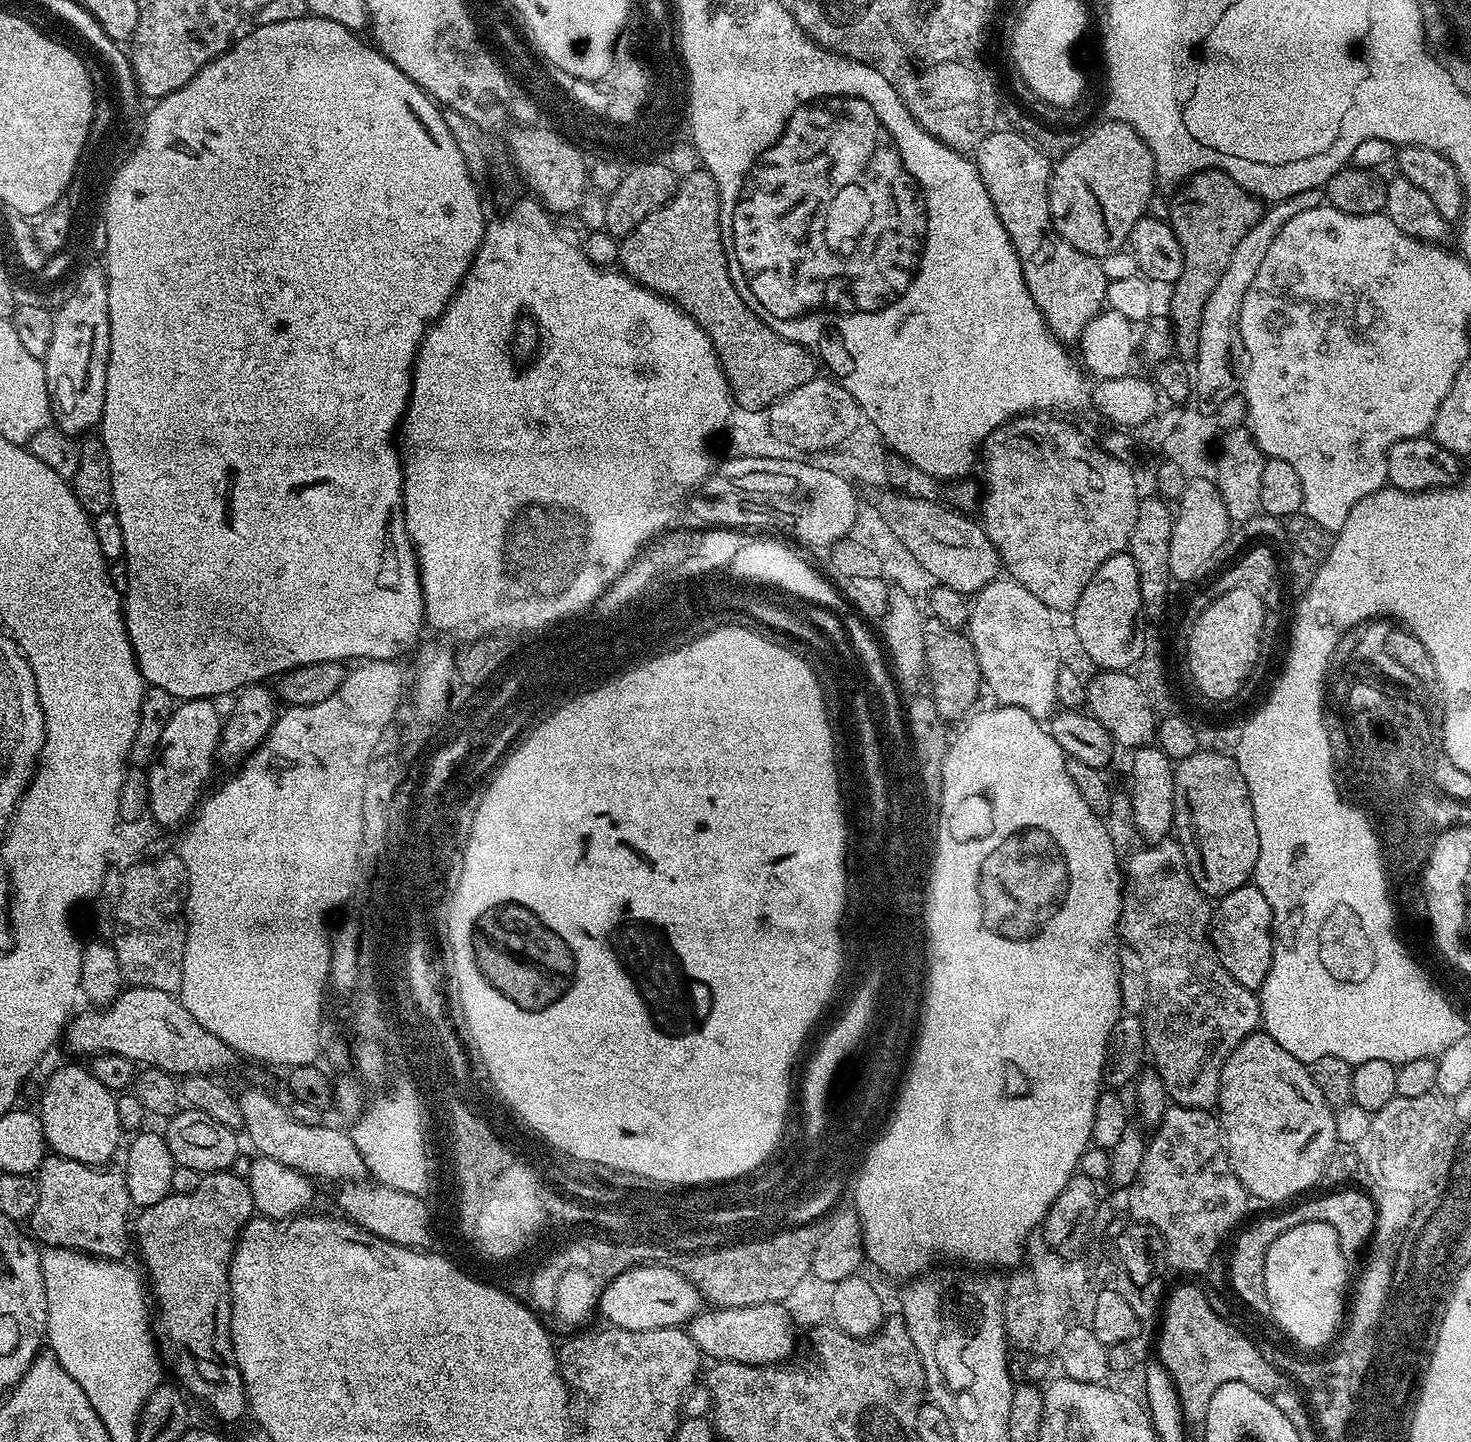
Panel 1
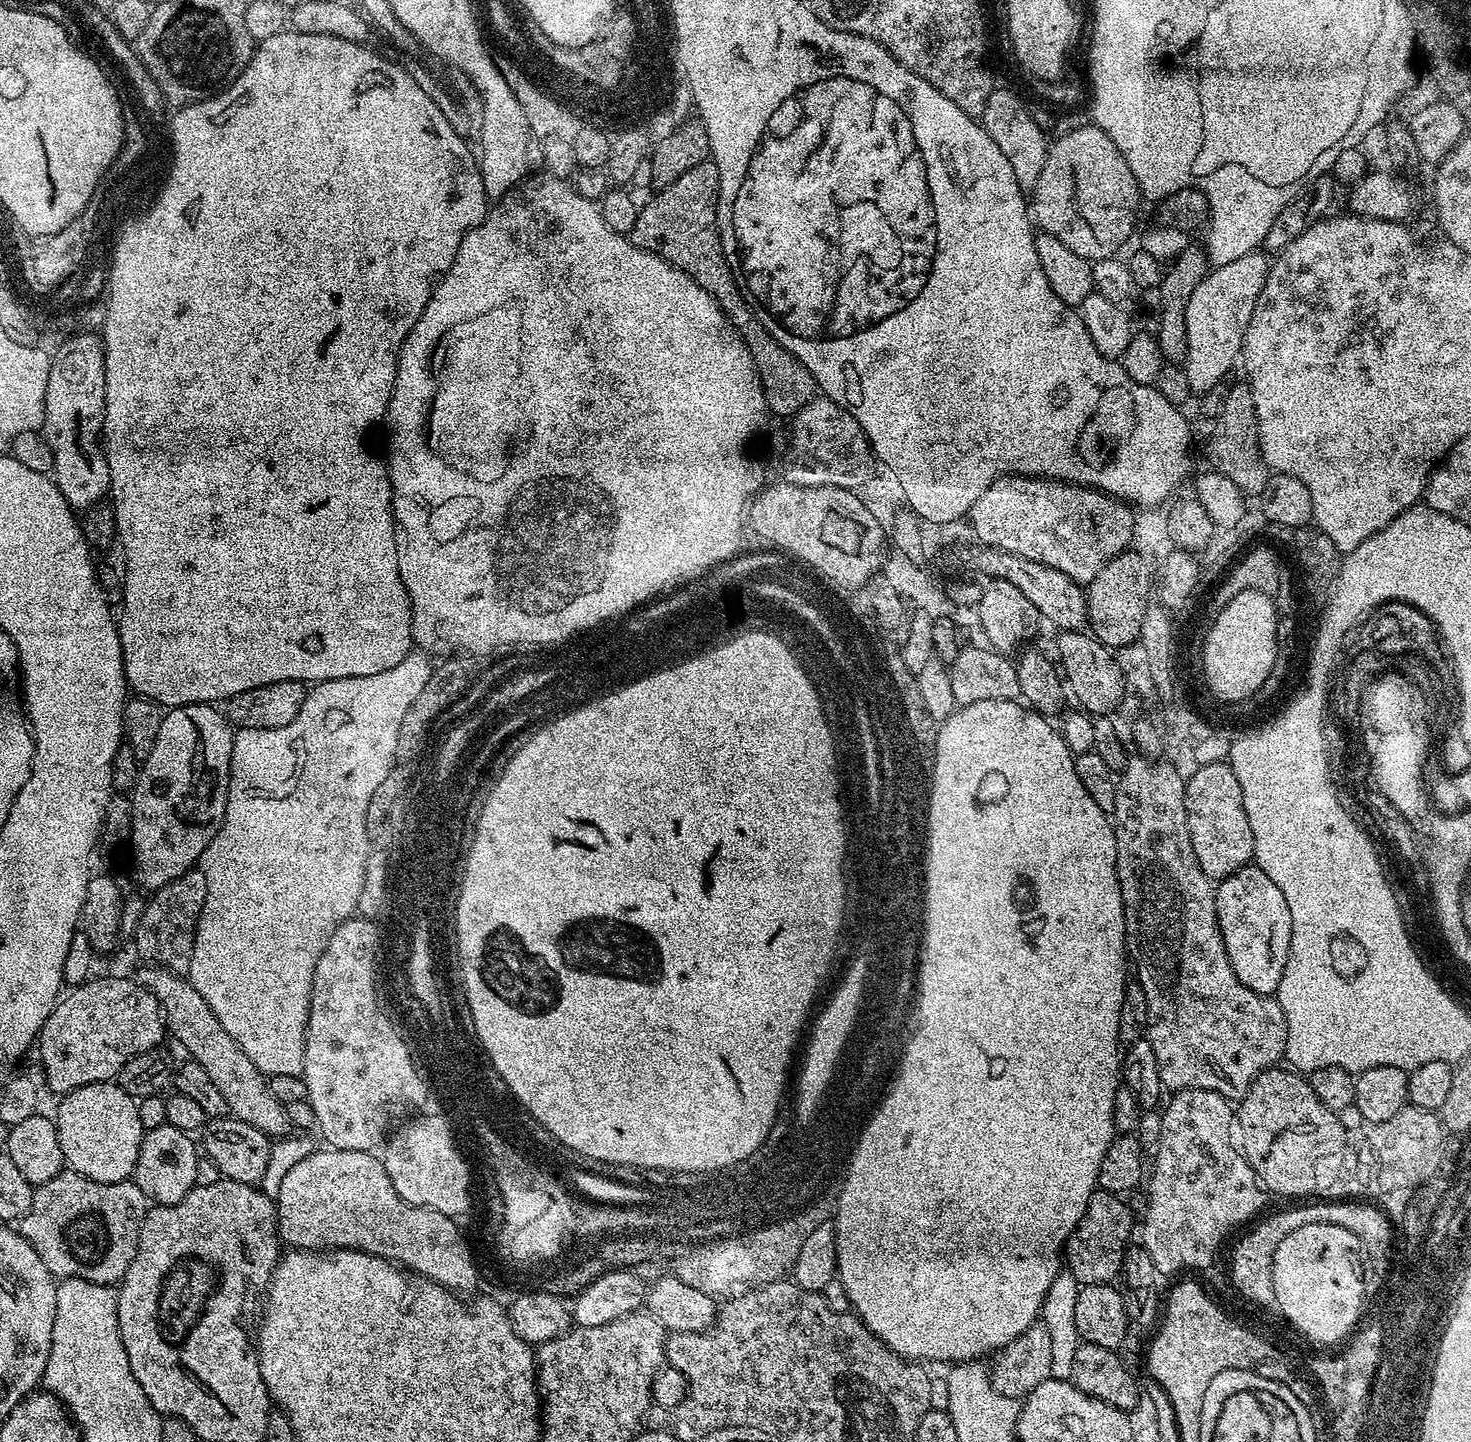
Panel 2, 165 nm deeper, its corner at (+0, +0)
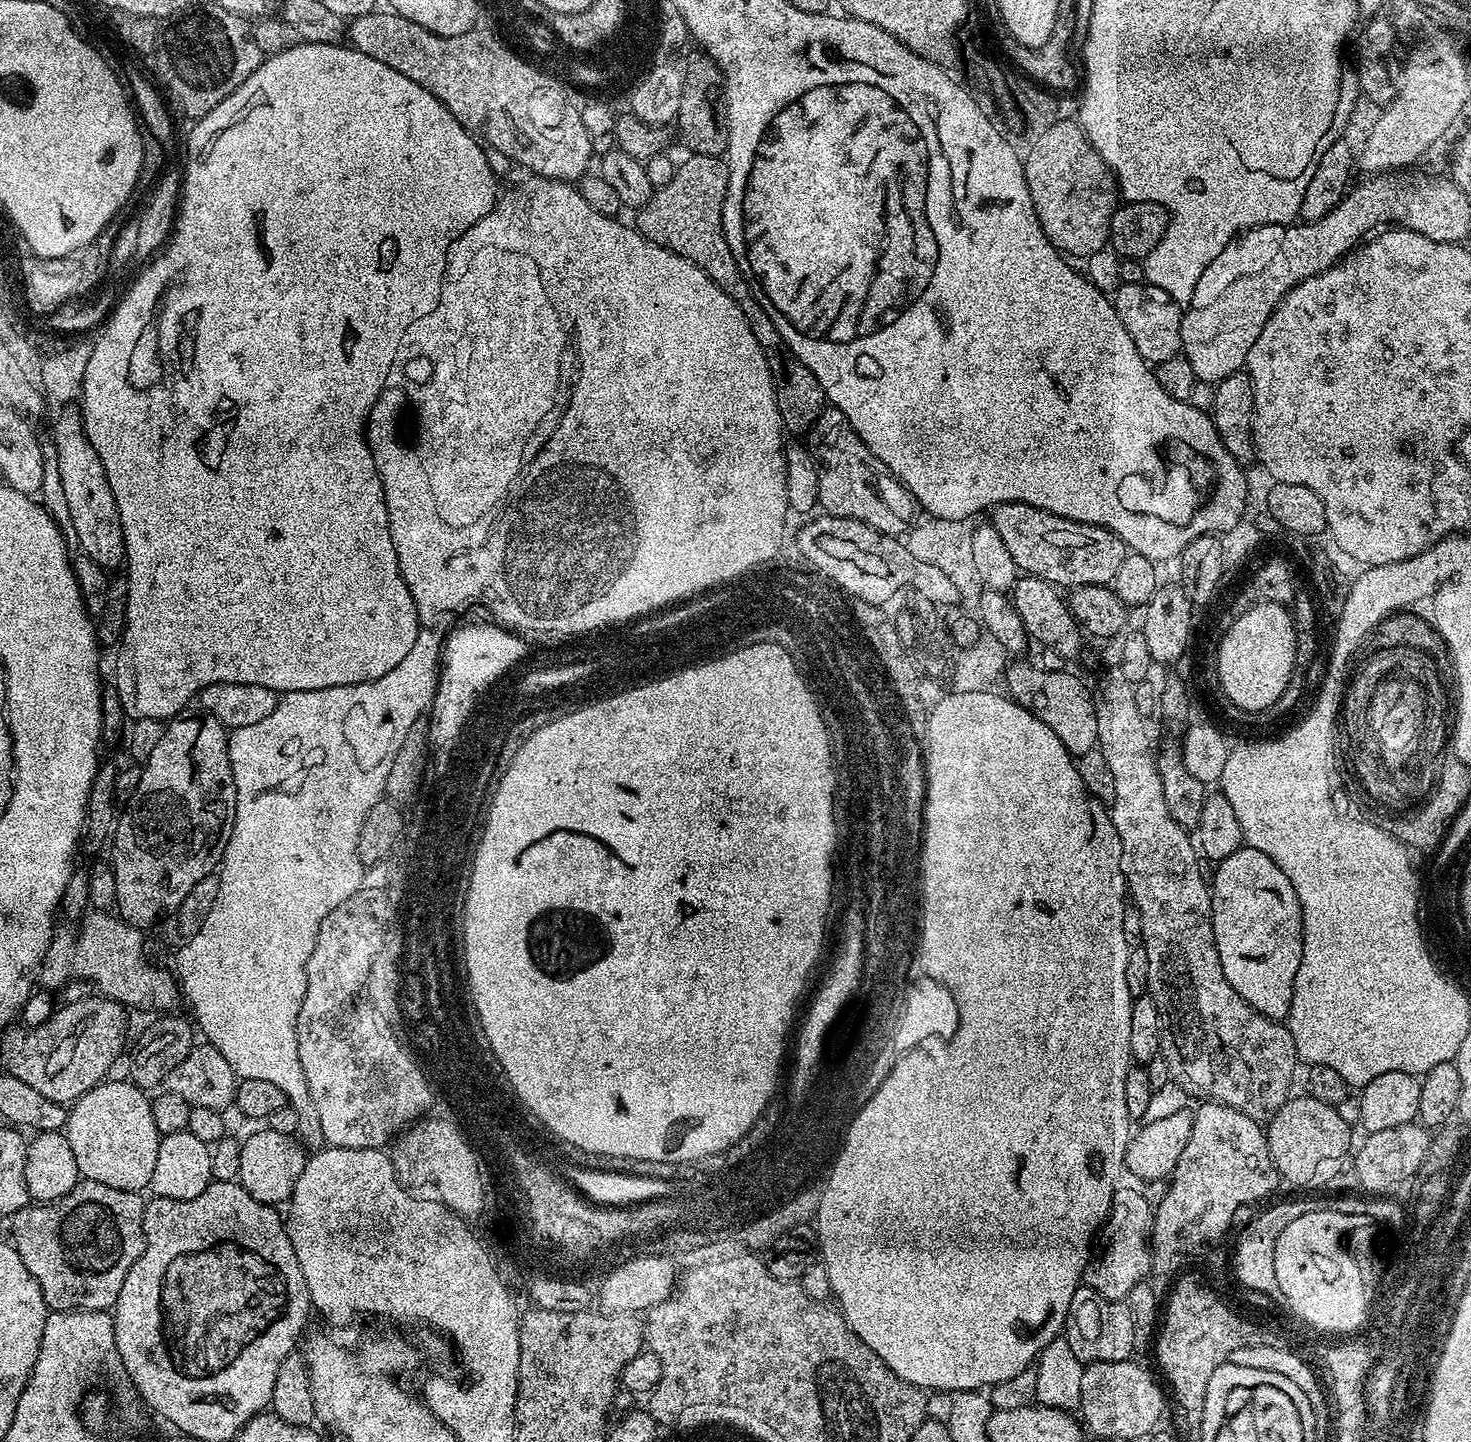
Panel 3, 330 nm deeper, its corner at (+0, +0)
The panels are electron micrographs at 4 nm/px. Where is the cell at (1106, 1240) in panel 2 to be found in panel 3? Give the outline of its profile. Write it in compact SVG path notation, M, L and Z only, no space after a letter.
M1117 1187L1112 1199L1112 1209L1107 1213L1100 1232L1100 1252L1091 1257L1082 1277L1083 1283L1102 1294L1102 1298L1121 1302L1127 1301L1130 1289L1147 1267L1145 1240L1149 1223L1148 1213L1154 1209L1153 1201L1148 1201L1138 1189L1124 1187Z

